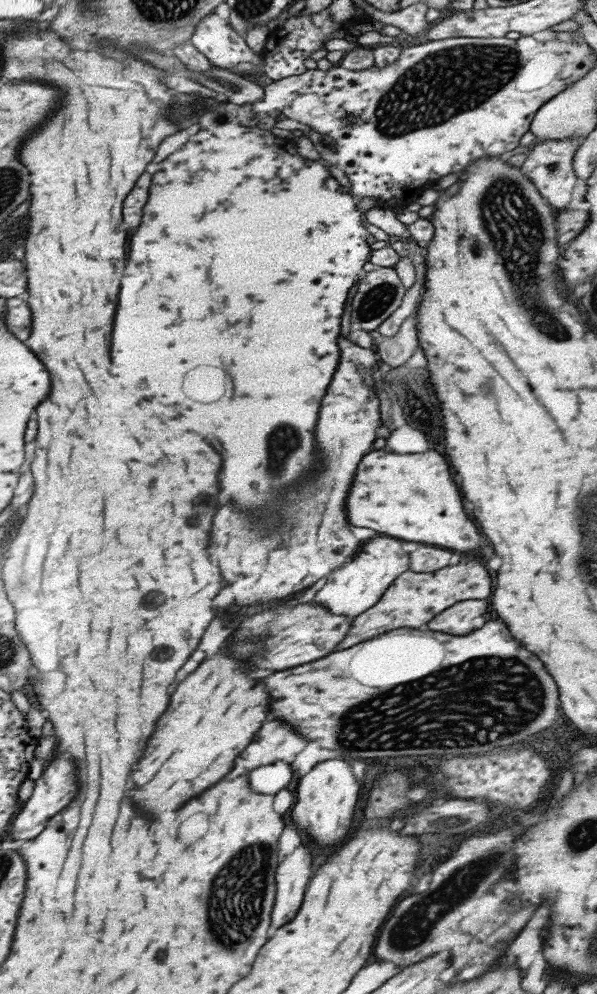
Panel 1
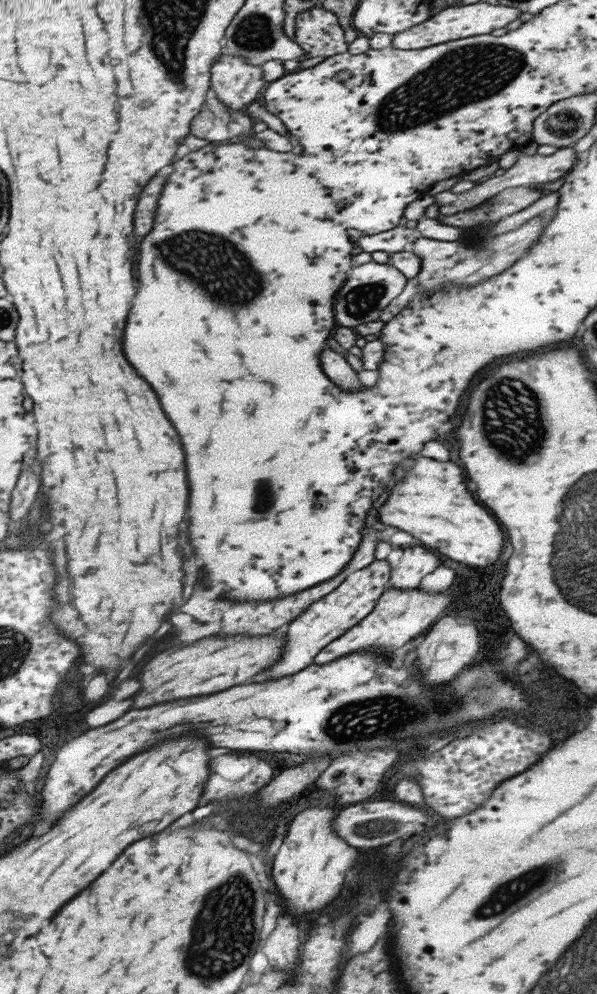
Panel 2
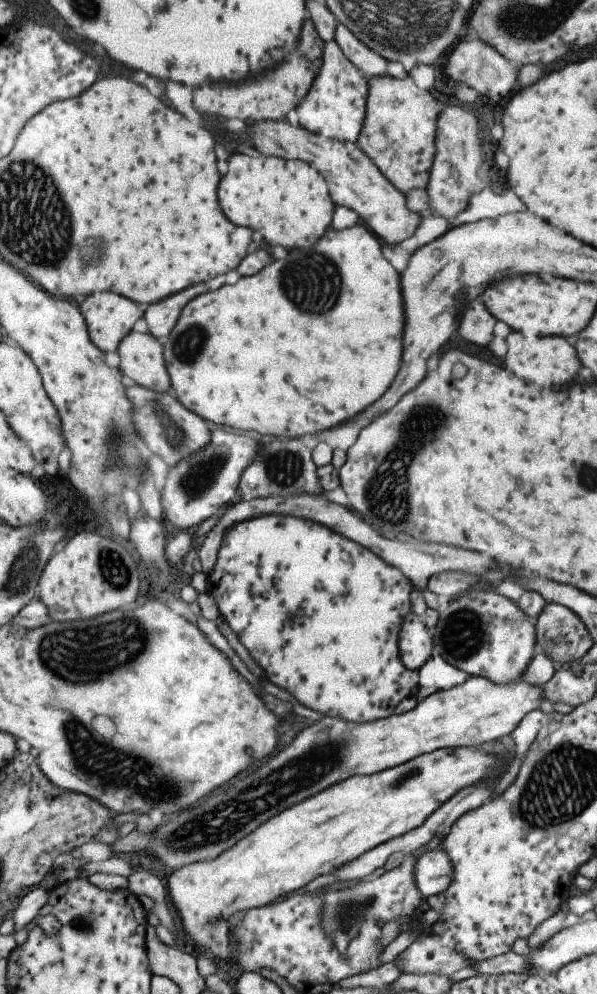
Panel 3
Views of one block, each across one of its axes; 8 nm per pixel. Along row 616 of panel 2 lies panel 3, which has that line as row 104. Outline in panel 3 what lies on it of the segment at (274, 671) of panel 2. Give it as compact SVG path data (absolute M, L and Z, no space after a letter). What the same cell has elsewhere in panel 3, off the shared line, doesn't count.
M324 41L321 68L317 71L313 82L315 84L311 84L303 102L299 102L295 108L299 124L309 132L319 132L325 137L356 144L366 107L366 81L357 74L351 61L343 56L335 41Z

